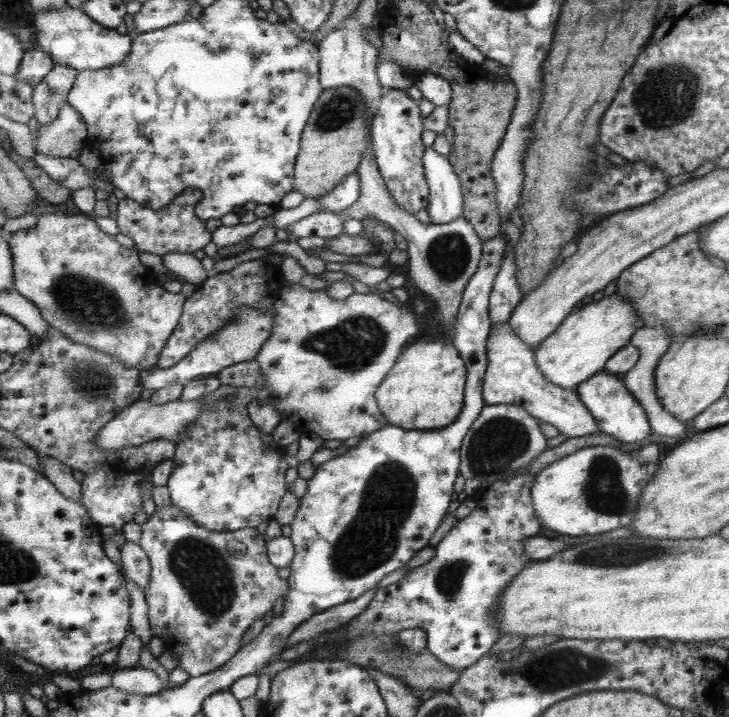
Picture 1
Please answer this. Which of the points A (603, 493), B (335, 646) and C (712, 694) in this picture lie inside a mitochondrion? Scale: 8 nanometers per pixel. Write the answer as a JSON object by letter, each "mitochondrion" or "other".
{"A":"mitochondrion","B":"other","C":"other"}

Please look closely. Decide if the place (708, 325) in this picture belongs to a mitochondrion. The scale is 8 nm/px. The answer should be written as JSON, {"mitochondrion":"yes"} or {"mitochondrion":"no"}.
{"mitochondrion":"yes"}

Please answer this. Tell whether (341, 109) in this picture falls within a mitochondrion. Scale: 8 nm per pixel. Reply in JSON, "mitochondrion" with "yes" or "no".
{"mitochondrion":"yes"}

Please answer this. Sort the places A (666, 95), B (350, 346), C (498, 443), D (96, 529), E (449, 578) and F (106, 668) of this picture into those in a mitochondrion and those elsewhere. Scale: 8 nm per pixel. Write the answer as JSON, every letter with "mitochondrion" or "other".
{"A":"mitochondrion","B":"mitochondrion","C":"mitochondrion","D":"other","E":"mitochondrion","F":"other"}

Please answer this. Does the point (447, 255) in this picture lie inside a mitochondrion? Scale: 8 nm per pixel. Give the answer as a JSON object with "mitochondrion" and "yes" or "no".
{"mitochondrion":"yes"}

